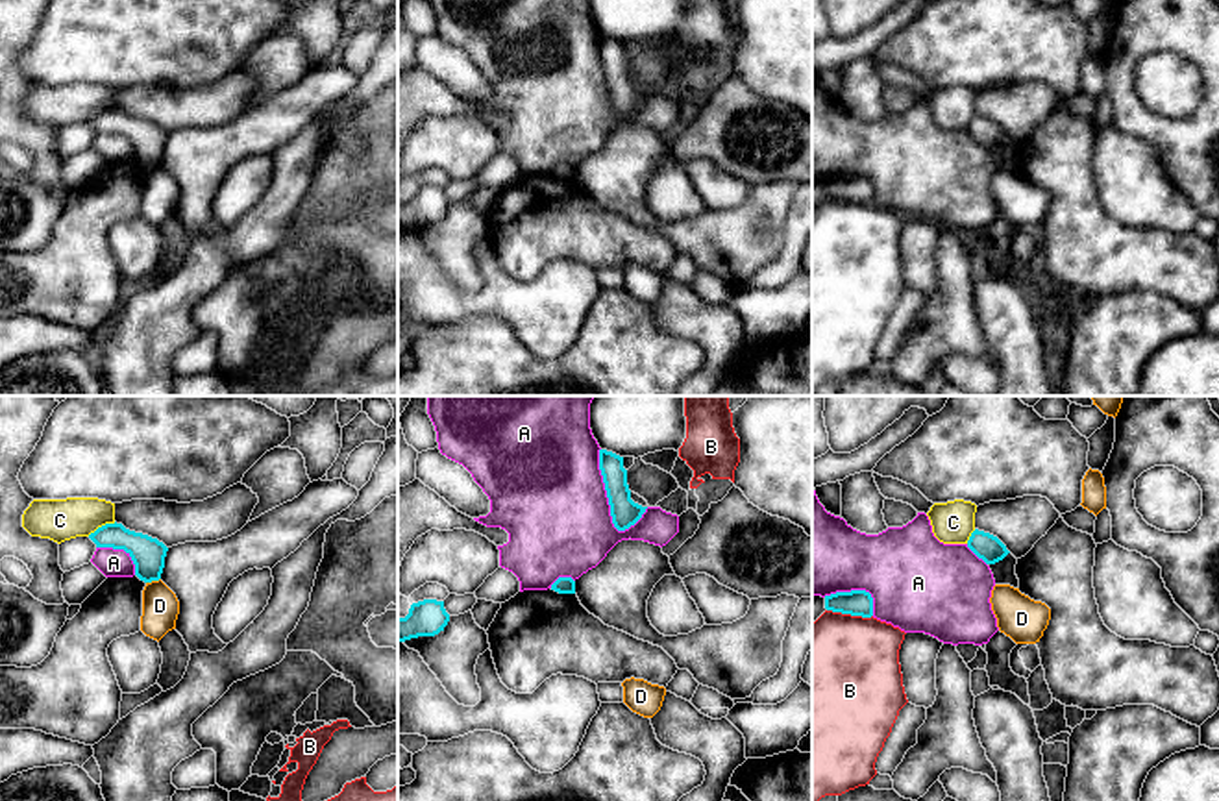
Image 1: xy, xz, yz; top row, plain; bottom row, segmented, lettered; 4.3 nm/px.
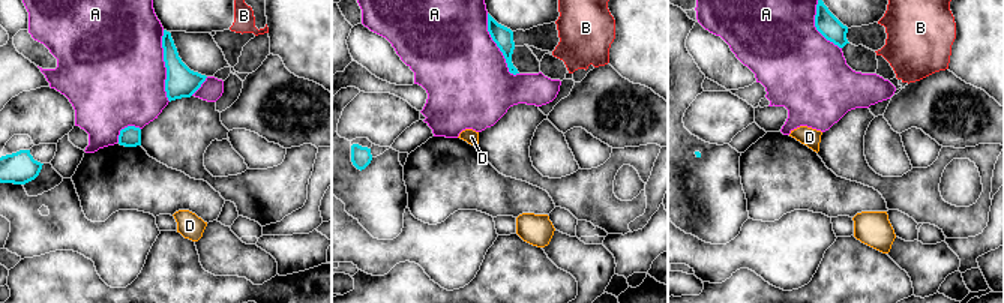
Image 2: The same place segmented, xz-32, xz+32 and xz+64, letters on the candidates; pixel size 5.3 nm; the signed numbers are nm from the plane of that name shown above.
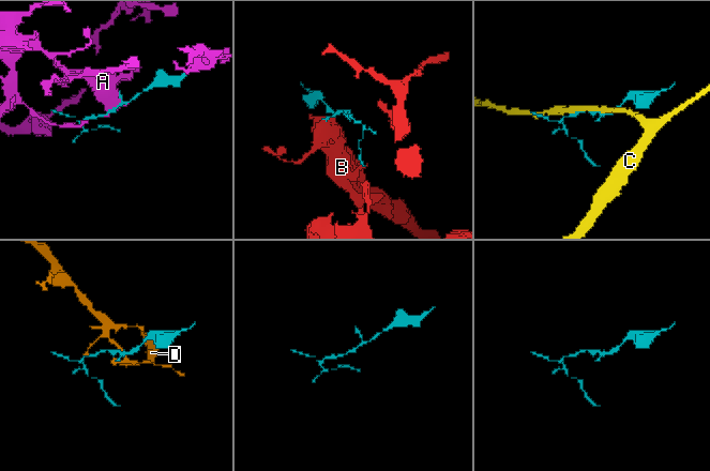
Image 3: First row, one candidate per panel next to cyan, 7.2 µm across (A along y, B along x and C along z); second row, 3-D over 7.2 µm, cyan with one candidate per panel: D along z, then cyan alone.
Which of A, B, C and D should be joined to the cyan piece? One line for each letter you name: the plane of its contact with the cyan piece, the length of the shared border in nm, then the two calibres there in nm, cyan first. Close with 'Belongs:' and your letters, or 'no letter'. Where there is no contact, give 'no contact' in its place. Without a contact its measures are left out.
Belongs: no letter

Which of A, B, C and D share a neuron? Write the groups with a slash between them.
A / B / C / D

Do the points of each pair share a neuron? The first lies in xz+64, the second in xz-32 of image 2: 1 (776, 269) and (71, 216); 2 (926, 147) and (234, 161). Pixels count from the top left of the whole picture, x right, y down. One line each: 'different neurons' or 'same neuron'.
1: same neuron
2: different neurons

